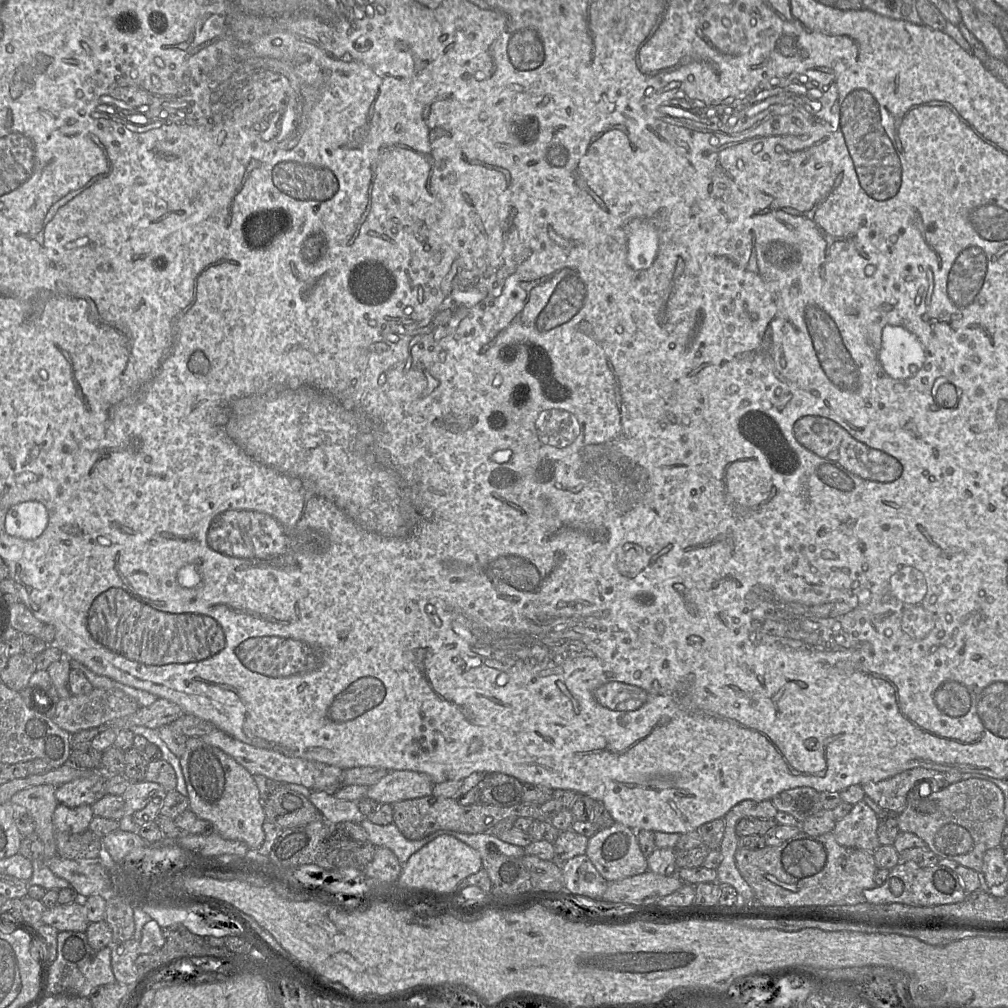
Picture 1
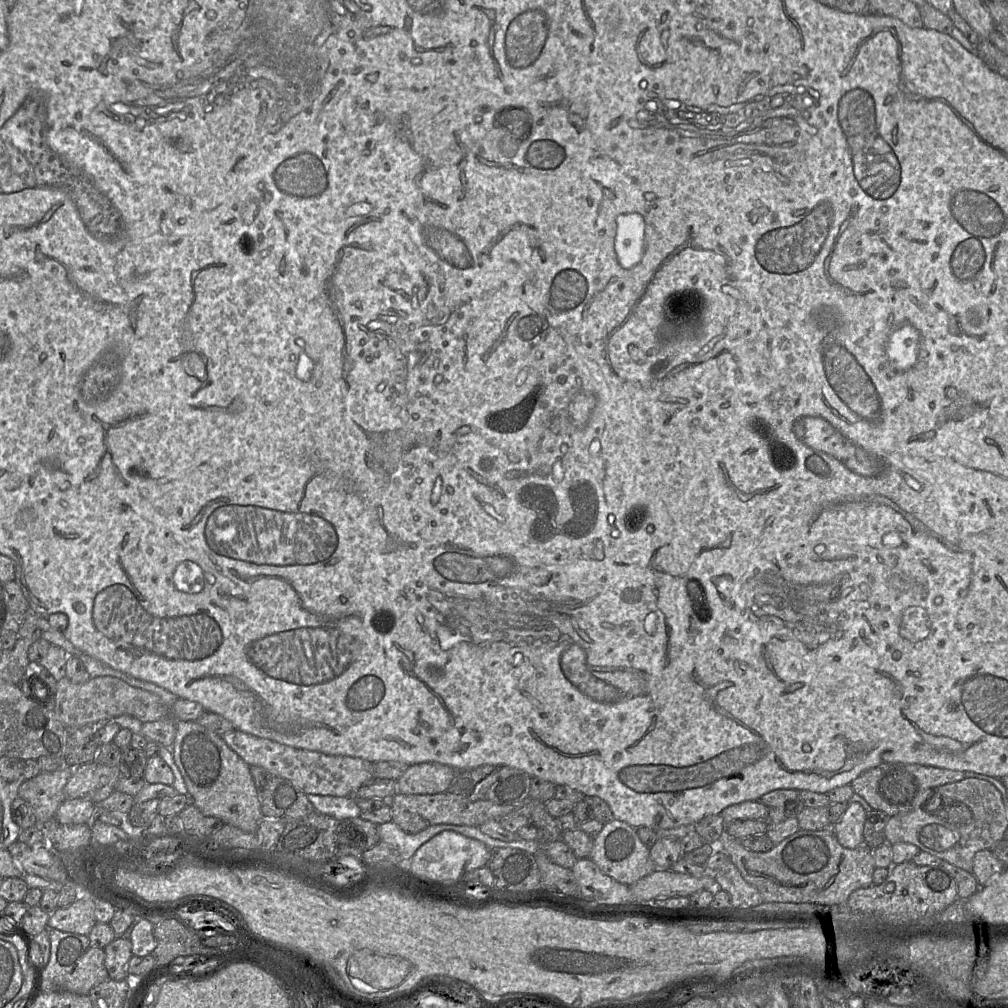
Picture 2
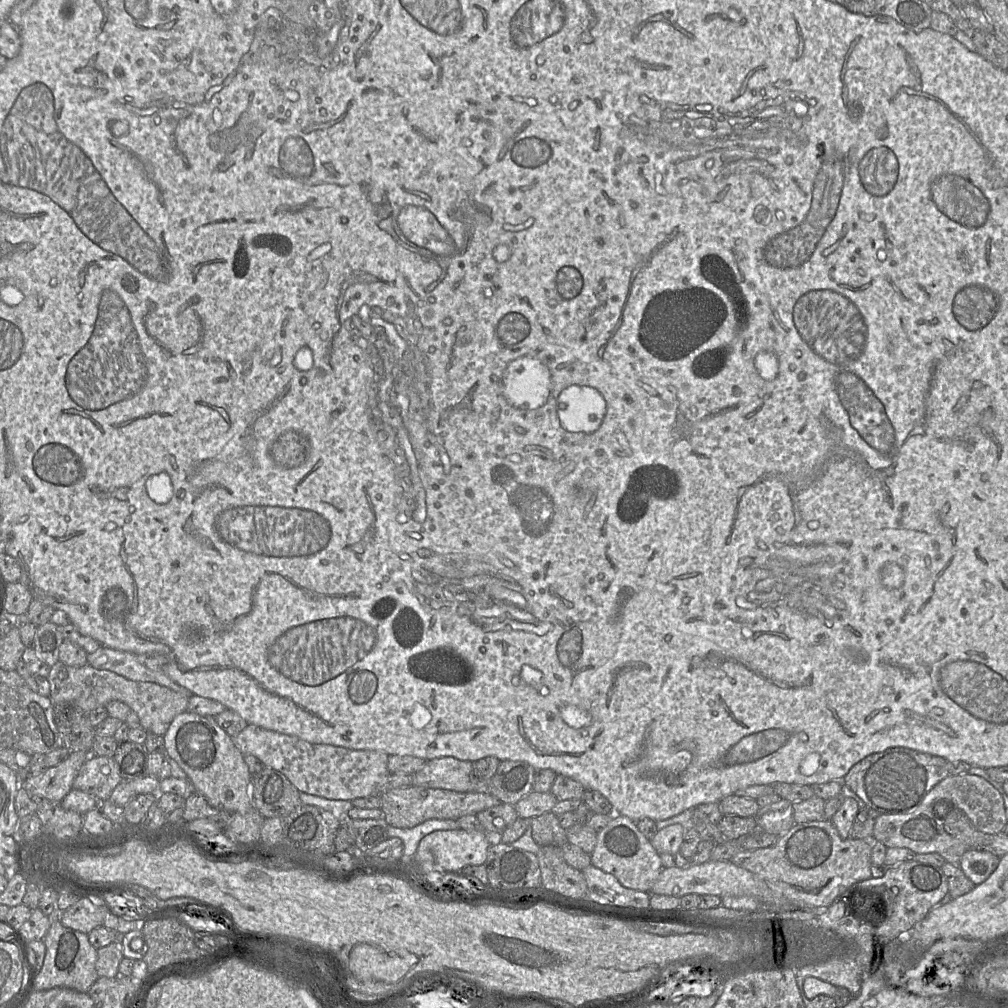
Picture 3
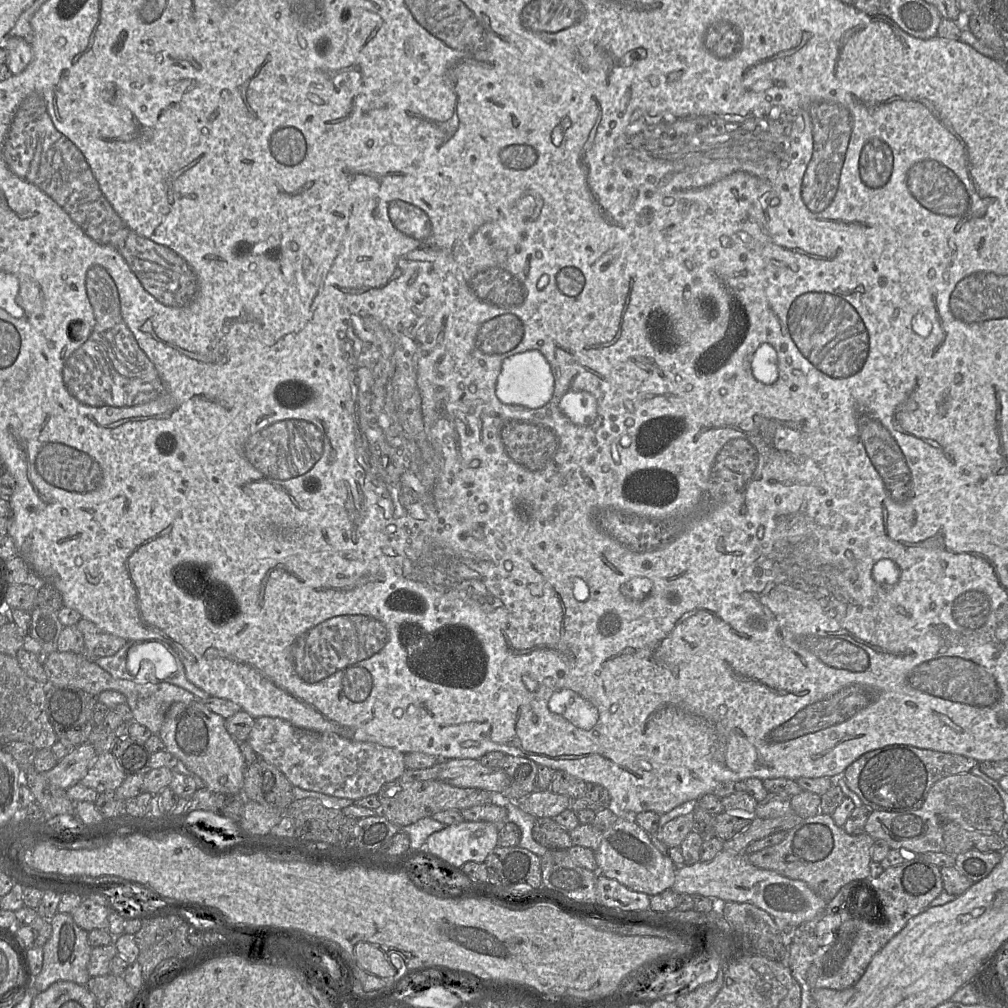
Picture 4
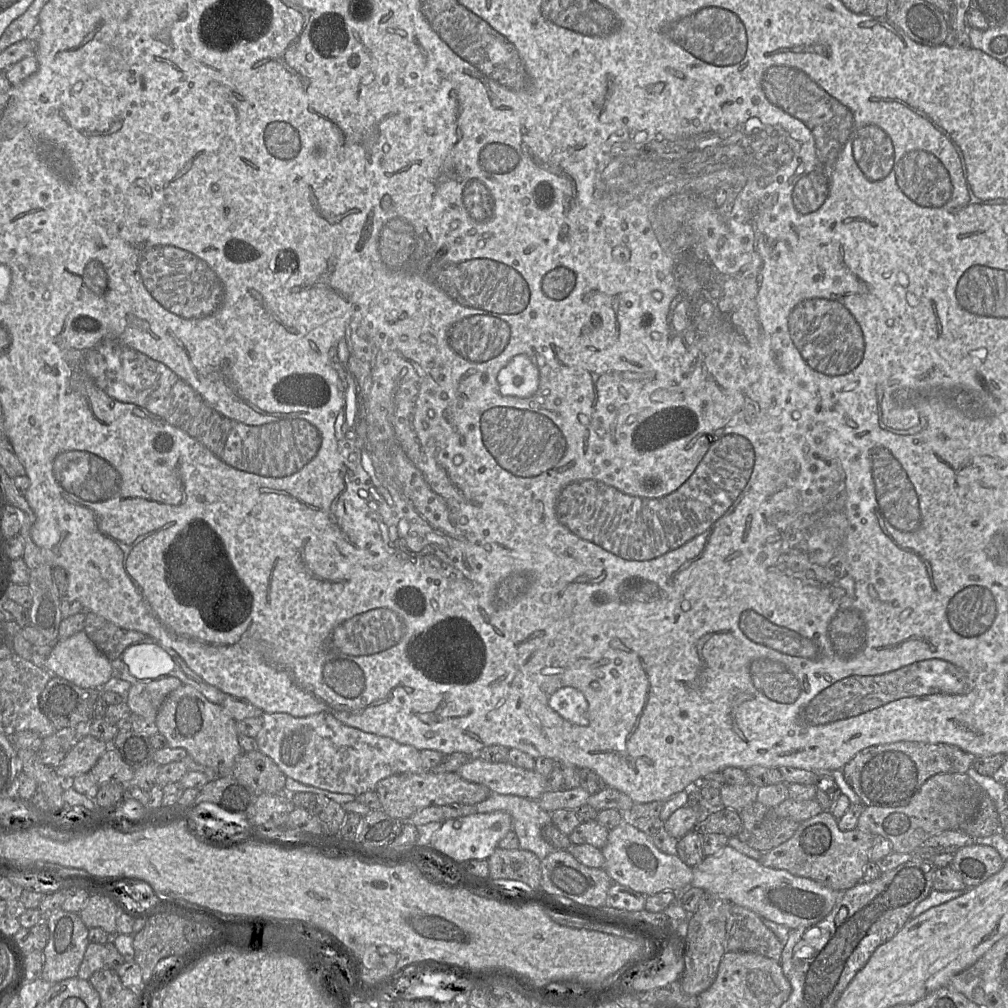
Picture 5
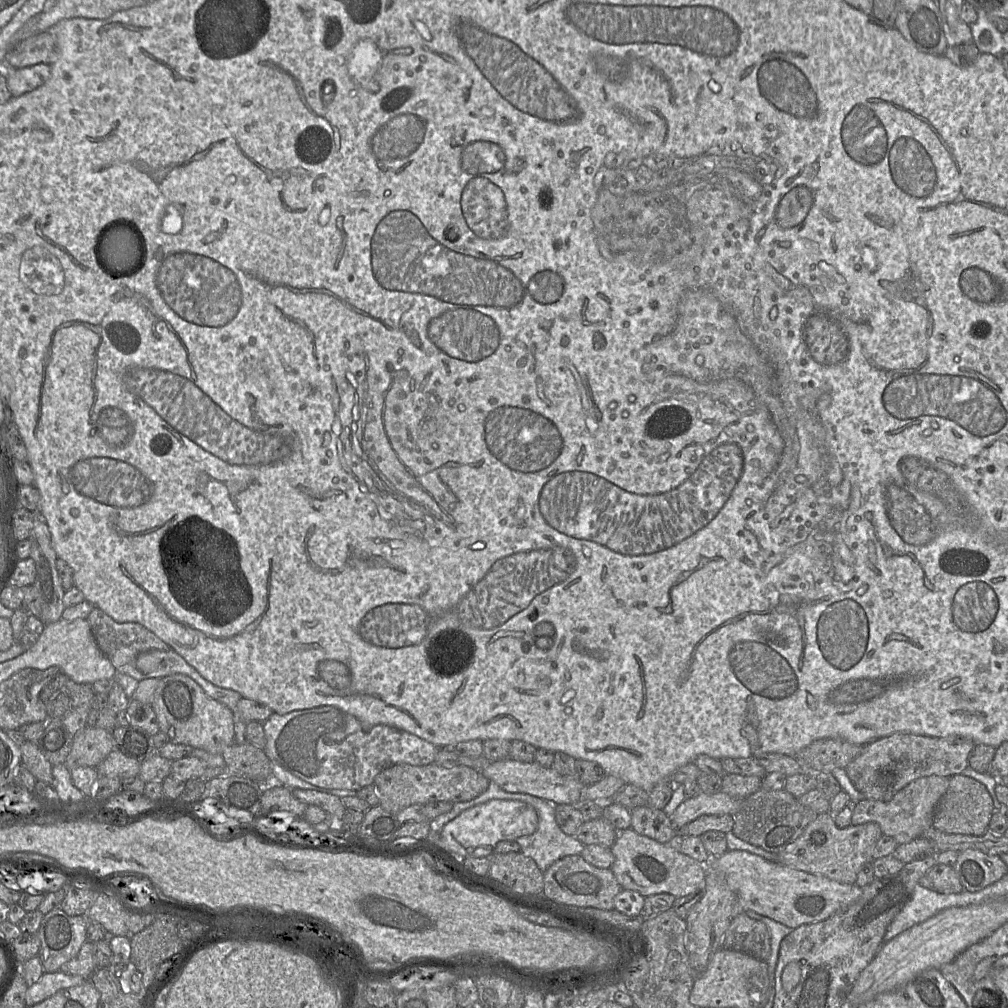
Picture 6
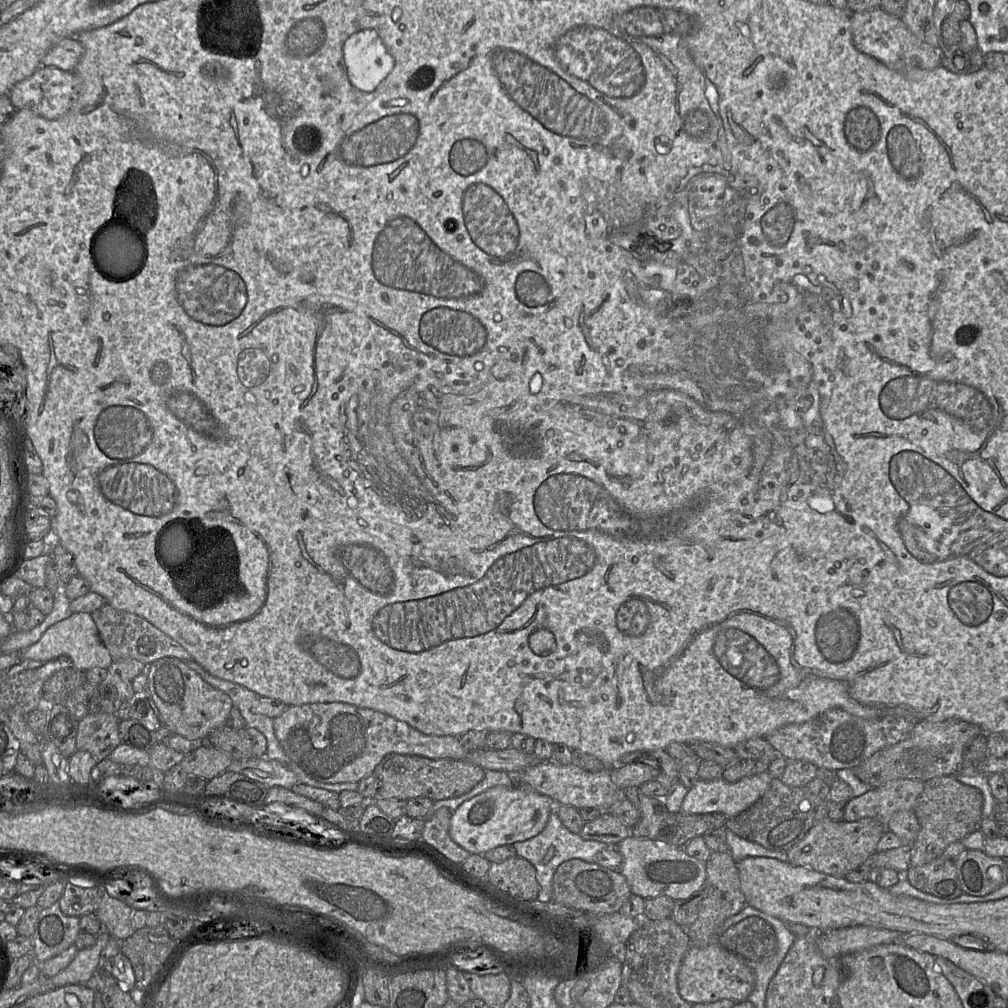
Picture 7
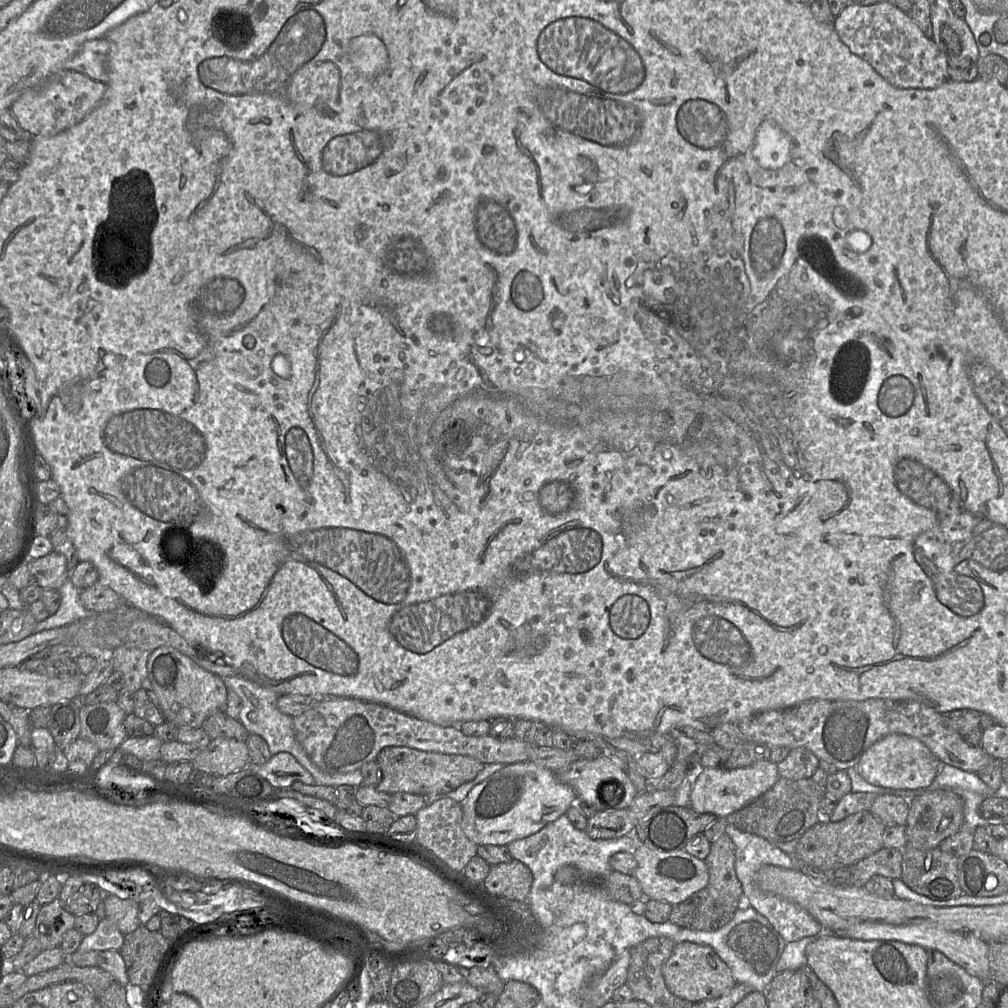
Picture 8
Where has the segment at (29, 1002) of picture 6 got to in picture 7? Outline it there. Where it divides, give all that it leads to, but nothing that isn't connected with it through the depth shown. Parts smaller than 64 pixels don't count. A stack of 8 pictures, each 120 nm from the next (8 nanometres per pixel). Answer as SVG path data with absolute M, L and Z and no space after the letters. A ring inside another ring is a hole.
M104 929L97 935L96 943L89 948L78 950L72 962L59 973L51 977L52 988L69 984L92 985L98 975L100 954L110 940L110 934Z

